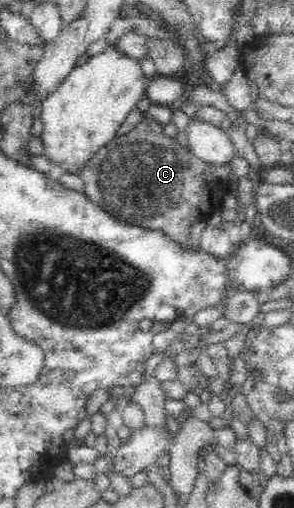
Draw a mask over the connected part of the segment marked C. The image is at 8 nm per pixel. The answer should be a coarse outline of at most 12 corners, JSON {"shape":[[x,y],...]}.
{"shape":[[149,113],[85,162],[83,193],[187,246],[230,163],[198,160]]}

